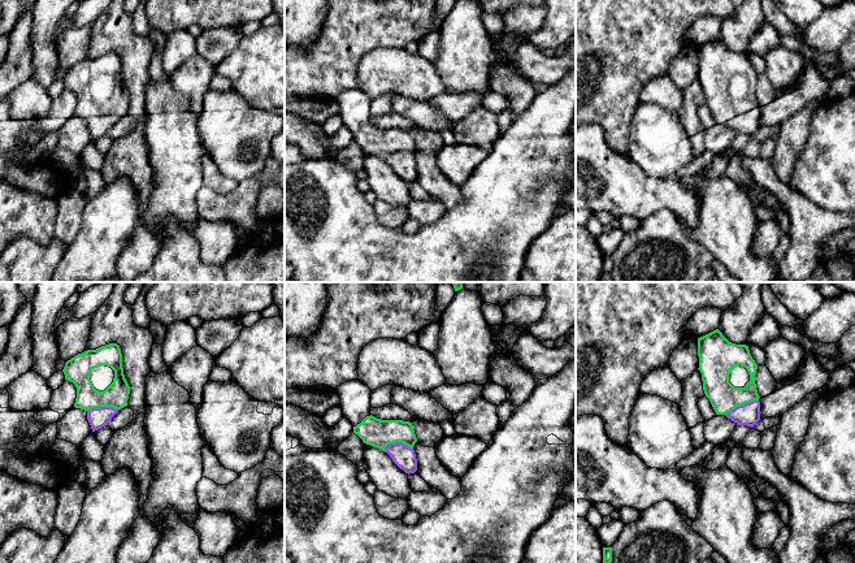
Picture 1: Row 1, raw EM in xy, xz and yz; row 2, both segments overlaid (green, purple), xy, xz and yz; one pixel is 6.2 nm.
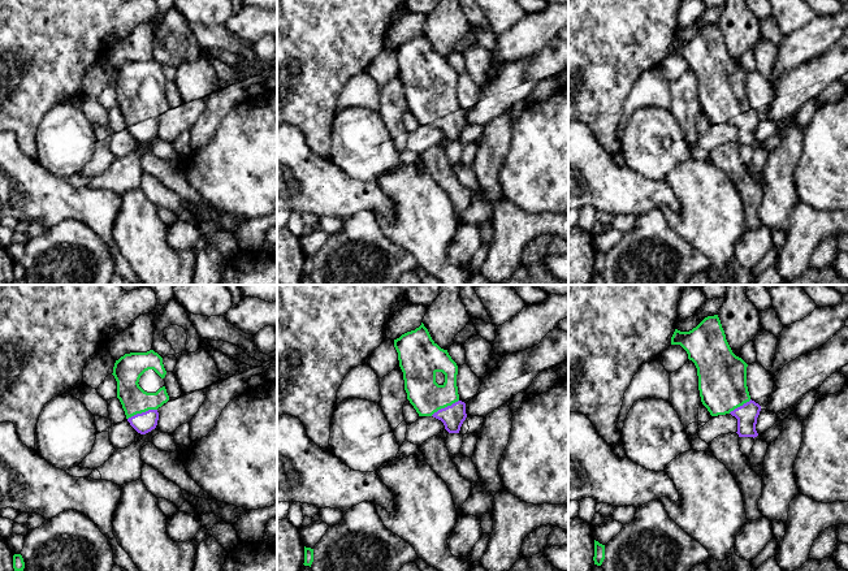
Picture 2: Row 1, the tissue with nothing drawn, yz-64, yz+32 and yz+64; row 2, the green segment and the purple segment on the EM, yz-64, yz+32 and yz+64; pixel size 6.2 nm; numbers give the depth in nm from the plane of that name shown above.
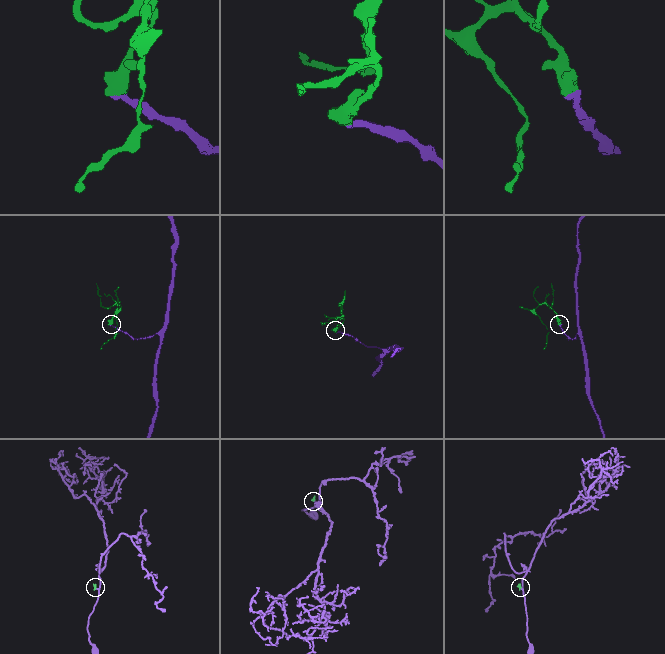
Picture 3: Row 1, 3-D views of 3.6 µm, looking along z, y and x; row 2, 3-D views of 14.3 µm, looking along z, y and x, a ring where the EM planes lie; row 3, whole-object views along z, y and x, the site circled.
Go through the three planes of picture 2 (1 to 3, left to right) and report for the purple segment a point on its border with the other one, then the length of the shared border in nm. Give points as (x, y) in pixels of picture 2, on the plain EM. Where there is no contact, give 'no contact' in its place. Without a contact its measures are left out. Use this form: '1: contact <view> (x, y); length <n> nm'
1: contact yz-64 (142, 120); length 200 nm
2: contact yz+32 (444, 116); length 200 nm
3: contact yz+64 (739, 115); length 170 nm

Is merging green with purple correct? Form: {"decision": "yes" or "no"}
{"decision": "yes"}

